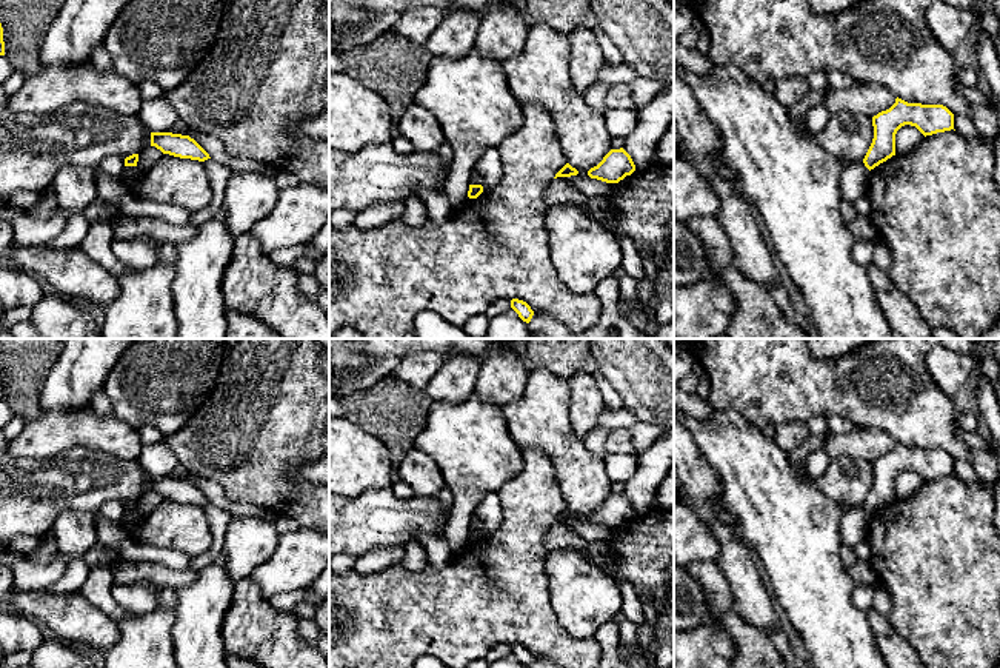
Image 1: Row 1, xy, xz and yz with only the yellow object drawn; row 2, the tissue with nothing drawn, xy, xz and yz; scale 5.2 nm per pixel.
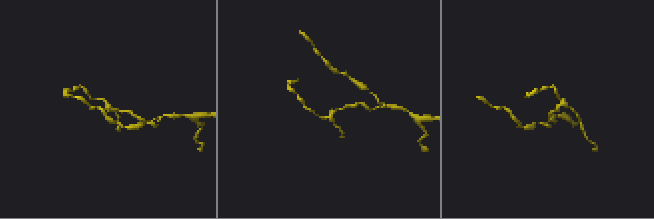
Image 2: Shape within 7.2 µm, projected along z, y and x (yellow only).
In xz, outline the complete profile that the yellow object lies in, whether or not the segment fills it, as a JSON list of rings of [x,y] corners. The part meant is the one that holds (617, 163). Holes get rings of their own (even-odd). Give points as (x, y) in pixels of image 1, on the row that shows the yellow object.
[[[611,149],[603,160],[588,171],[591,179],[606,183],[618,183],[635,171],[631,155],[623,149]]]

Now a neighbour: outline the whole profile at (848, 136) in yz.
[[[849,111],[831,114],[826,126],[815,132],[815,142],[828,154],[849,162],[863,162],[872,139],[872,119]]]

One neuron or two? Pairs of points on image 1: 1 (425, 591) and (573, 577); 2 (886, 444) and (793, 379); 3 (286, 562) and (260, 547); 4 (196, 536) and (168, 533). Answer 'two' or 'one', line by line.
1: two
2: two
3: two
4: one

